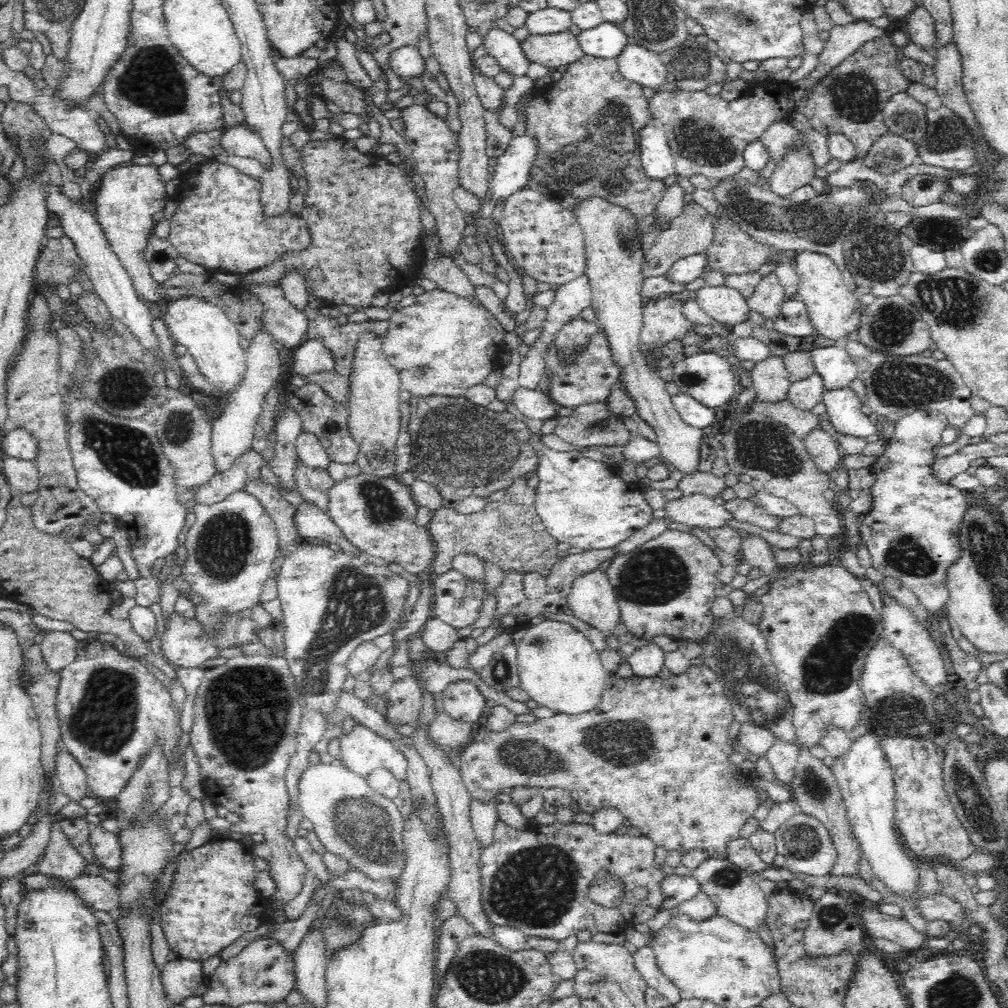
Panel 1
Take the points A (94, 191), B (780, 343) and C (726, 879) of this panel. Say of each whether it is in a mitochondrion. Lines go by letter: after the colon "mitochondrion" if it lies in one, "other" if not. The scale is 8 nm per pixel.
A: other
B: other
C: mitochondrion

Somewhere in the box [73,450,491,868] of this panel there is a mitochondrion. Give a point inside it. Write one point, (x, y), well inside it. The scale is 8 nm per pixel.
(247, 707)

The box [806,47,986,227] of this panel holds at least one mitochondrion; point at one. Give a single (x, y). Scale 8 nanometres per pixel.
(853, 96)

